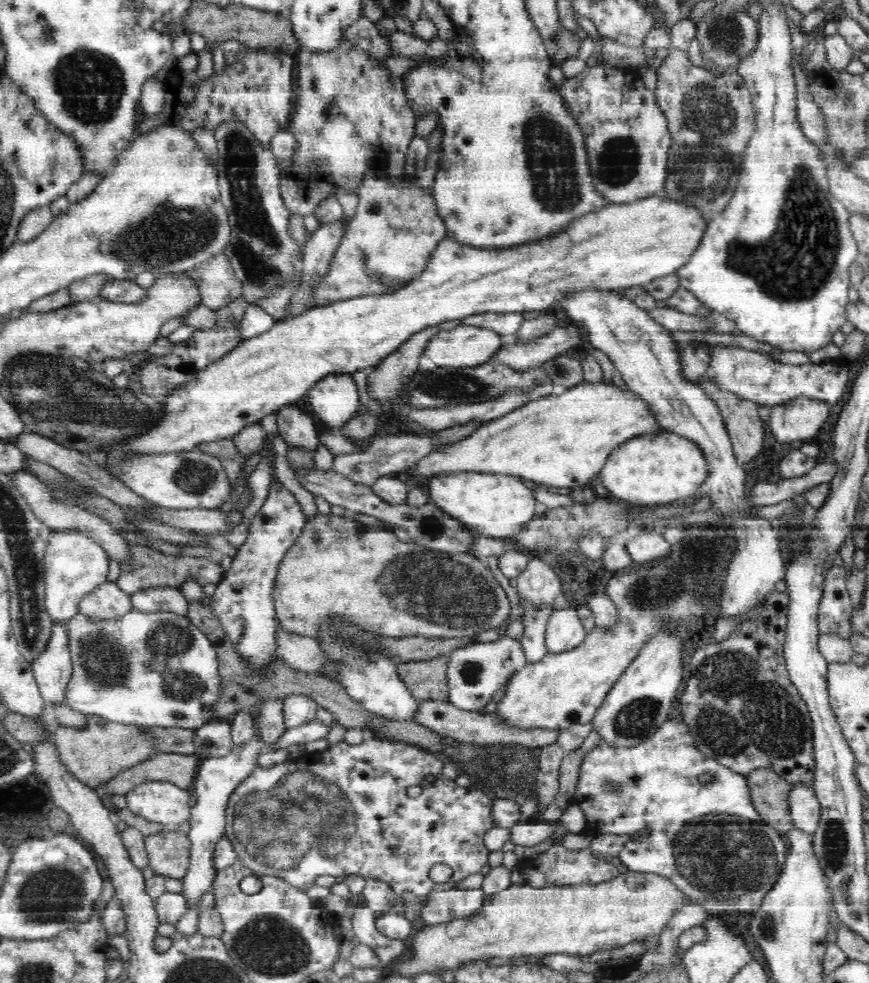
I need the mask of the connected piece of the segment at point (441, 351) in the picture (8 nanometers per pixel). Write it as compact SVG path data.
M464 323L438 332L425 345L422 356L438 366L452 367L484 364L504 346L498 332Z

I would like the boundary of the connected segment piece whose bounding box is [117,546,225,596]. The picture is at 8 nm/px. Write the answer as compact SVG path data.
M132 546L128 553L130 553L130 556L134 554L134 570L124 566L122 576L118 578L117 586L130 596L134 592L150 590L150 588L156 588L156 586L170 586L180 590L180 586L186 580L196 580L199 584L214 582L218 586L225 579L222 568L216 562L210 562L210 560L204 560L204 558L190 558L190 556L174 558L174 556L166 556L166 554L162 554L158 550L152 550L152 548L144 548L144 546Z

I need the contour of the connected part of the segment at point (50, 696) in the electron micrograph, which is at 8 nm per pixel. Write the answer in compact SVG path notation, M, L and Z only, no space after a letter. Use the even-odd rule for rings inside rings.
M52 622L48 646L31 664L43 700L64 705L64 692L72 676L67 627Z

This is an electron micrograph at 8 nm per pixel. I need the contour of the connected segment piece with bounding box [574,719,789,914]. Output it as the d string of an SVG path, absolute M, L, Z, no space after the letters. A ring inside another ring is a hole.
M672 719L666 720L648 740L632 745L630 748L600 743L595 748L589 750L588 756L584 758L582 768L580 768L580 780L578 780L578 788L576 788L576 798L574 800L578 802L578 808L582 810L583 816L588 818L588 826L585 827L586 832L590 836L598 836L598 834L635 836L630 844L623 845L624 850L622 850L622 854L619 857L622 858L622 862L624 864L632 862L632 871L634 872L662 875L662 878L666 878L669 882L674 883L674 886L682 891L683 896L689 899L690 905L700 905L703 907L703 910L706 908L704 911L710 912L710 914L716 914L716 912L752 912L752 910L760 908L764 896L774 888L774 884L780 878L788 858L789 843L787 839L761 819L760 813L751 800L745 775L731 771L728 767L720 764L719 761L714 760L713 757L708 757L702 753L692 731L690 731L689 725ZM642 828L648 828L649 833L636 835L636 832L642 830Z

